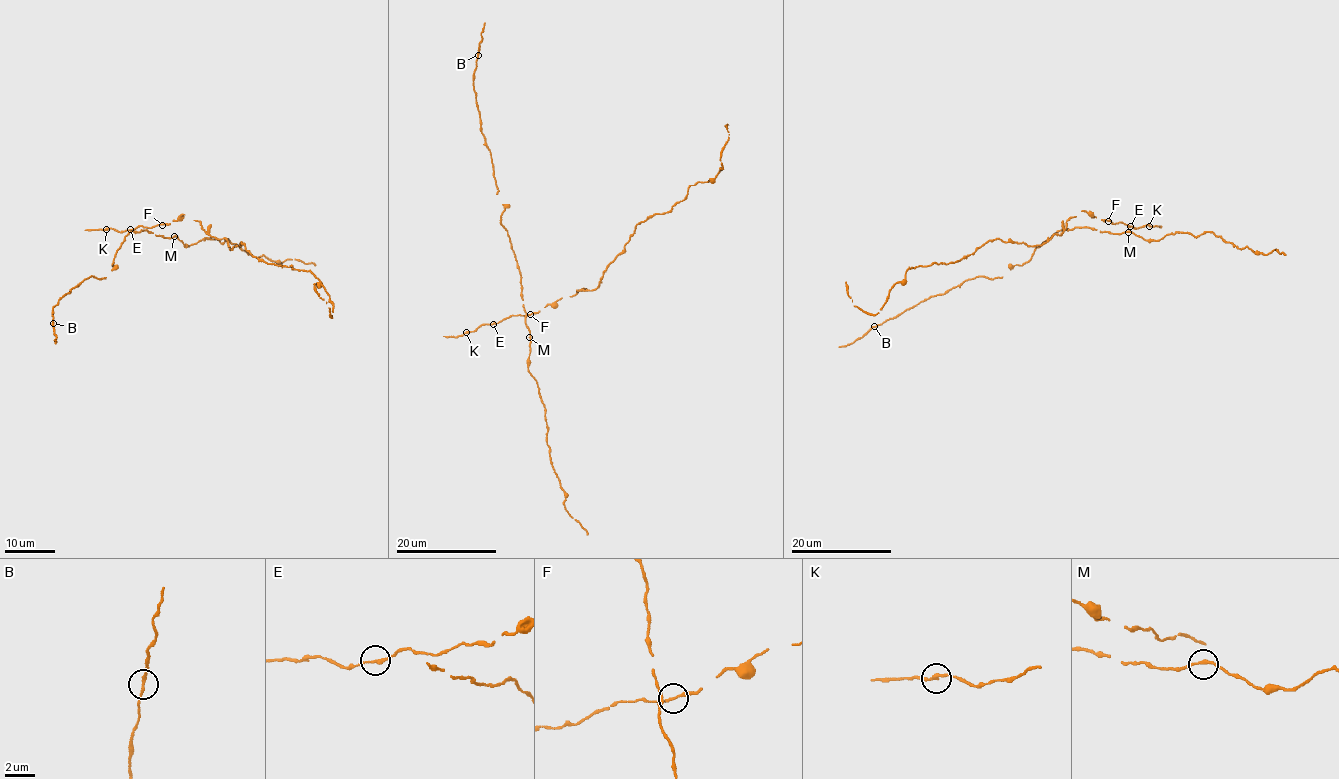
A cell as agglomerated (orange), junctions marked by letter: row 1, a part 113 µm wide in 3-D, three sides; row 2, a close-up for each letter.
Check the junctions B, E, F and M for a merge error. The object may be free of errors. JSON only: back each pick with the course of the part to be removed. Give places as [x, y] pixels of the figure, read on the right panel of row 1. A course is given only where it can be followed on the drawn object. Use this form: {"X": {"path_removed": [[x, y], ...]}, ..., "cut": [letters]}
{"cut": []}

